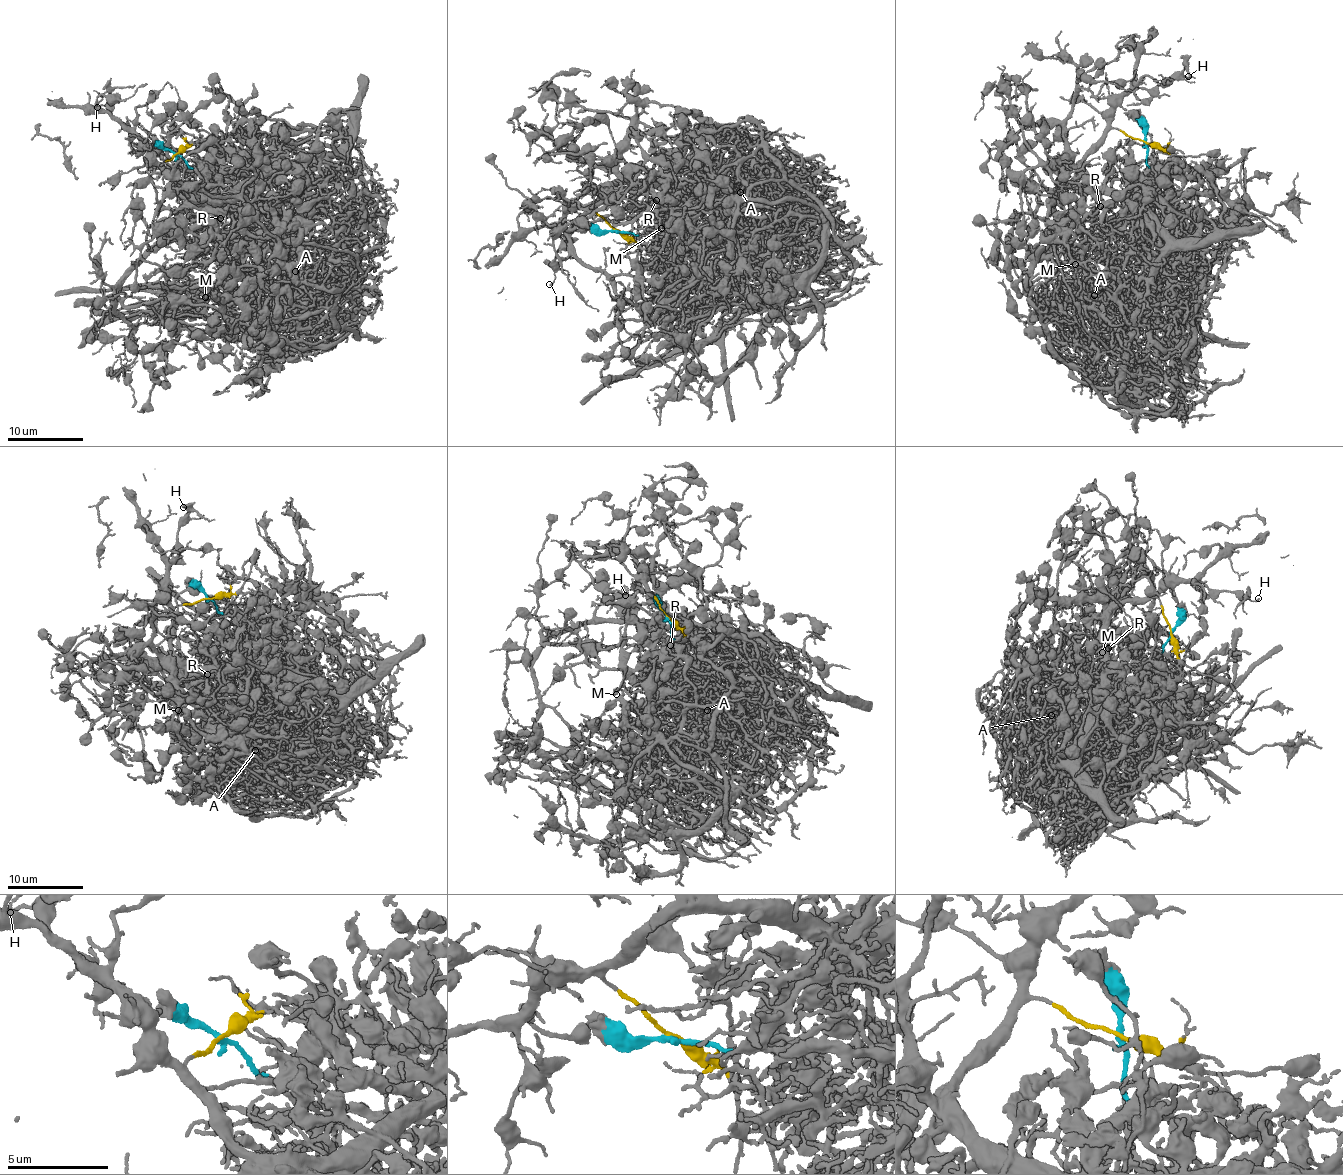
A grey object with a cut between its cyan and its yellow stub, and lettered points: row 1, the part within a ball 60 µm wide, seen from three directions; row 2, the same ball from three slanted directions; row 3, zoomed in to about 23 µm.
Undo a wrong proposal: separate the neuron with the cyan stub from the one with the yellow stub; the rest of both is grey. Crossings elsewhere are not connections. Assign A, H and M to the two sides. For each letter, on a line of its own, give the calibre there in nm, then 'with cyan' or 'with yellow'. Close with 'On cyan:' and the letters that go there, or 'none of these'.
A: 200 nm | with cyan
H: 150 nm | with yellow
M: 180 nm | with cyan
On cyan: A, M

